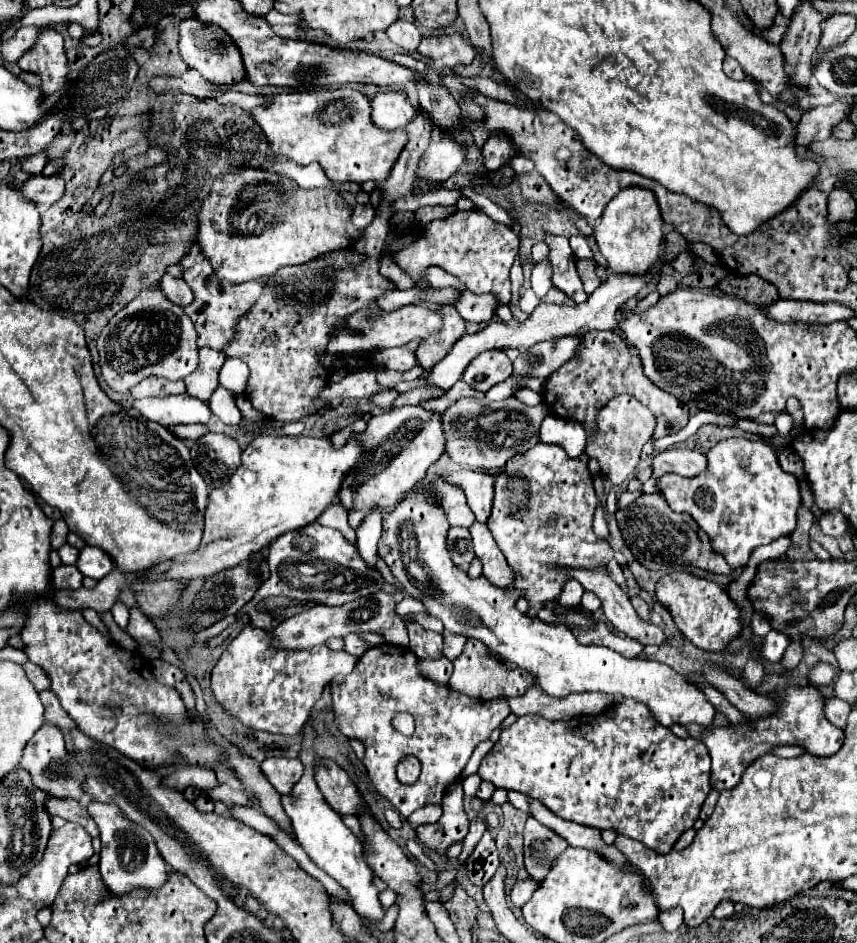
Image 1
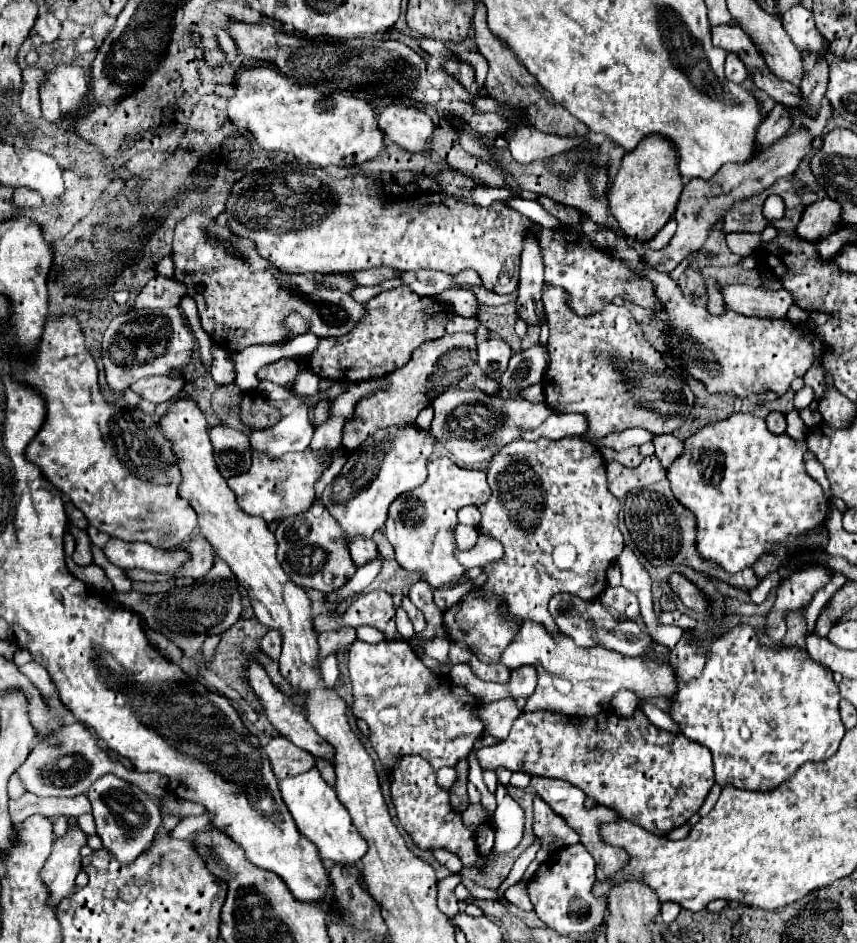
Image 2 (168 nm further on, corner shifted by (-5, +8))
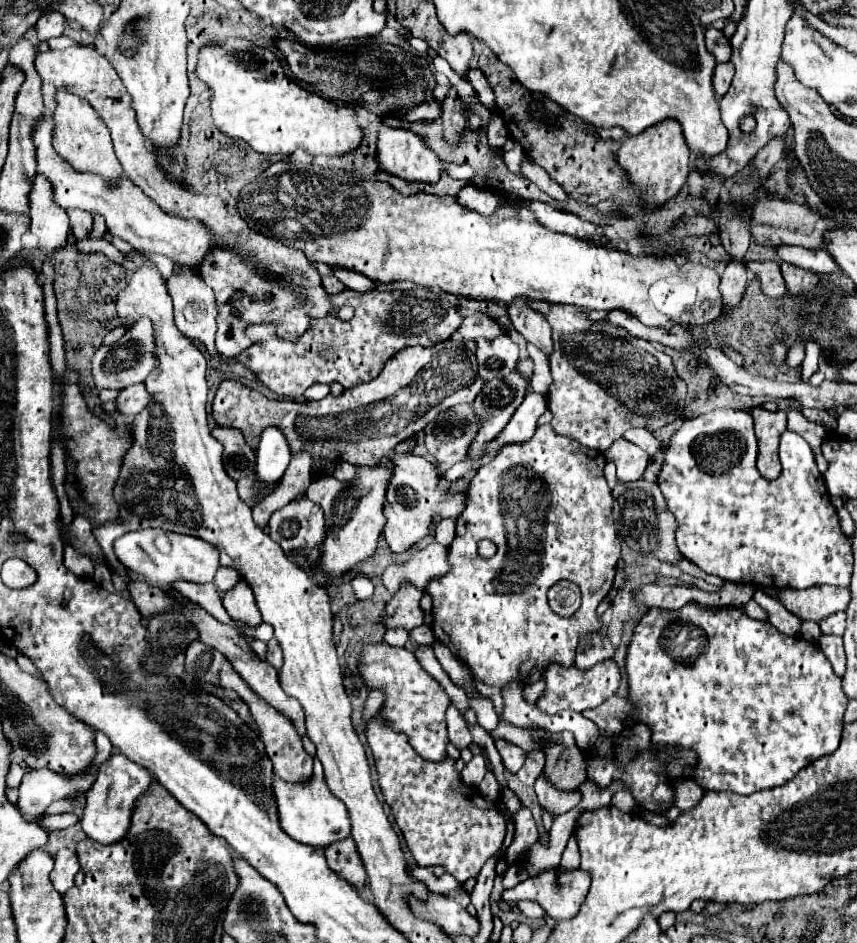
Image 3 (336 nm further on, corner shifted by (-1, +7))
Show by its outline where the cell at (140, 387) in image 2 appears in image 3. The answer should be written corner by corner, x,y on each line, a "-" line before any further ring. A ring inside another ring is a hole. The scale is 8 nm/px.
132,384
130,388
120,390
116,402
122,414
136,416
138,412
142,412
142,408
146,408
146,404
150,404
150,392
146,392
144,384

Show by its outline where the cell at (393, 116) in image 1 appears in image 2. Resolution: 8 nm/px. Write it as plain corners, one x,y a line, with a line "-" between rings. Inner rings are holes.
388,105
378,117
378,127
388,141
408,153
426,153
432,147
434,123
418,105

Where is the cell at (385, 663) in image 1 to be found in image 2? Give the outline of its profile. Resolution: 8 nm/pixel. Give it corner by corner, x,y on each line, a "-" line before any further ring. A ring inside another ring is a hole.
356,639
350,647
348,669
354,687
354,715
368,723
370,743
388,771
394,767
394,761
402,755
420,755
434,769
454,767
460,759
468,757
468,753
474,747
474,741
484,733
484,725
478,719
474,719
474,709
478,707
478,701
466,689
462,689
460,695
460,687
456,687
456,693
450,693
450,681
446,679
444,683
444,679
436,677
422,663
422,659
418,659
408,641
380,641
376,645
370,645
-
386,711
392,711
394,717
384,717

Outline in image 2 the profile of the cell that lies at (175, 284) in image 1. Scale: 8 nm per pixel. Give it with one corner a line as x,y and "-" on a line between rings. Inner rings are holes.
154,277
136,297
134,301
134,309
166,309
166,307
176,307
178,305
178,297
182,297
182,291
186,291
180,283
176,283
174,279
166,279
166,277

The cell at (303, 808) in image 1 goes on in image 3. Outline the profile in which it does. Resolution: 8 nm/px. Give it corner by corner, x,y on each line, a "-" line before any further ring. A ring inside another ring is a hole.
318,758
314,760
312,778
302,784
280,782
274,778
274,798
278,804
280,824
284,832
294,840
314,848
326,848
328,844
346,840
350,836
350,816
346,812
346,806
328,790
322,774
322,764
318,762

